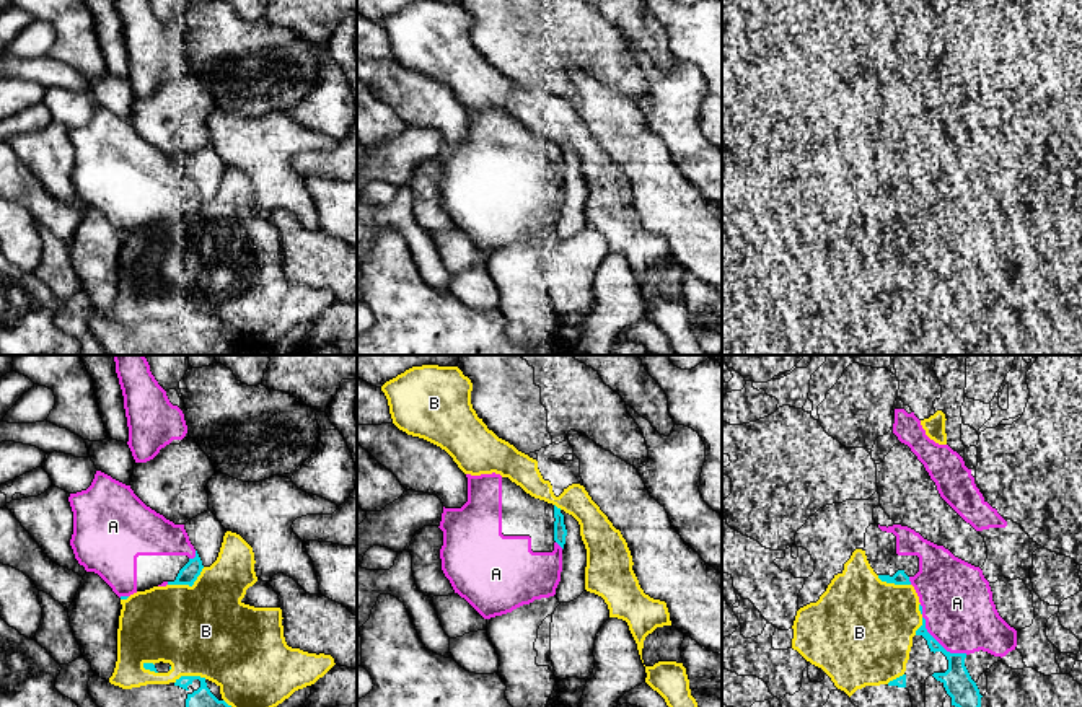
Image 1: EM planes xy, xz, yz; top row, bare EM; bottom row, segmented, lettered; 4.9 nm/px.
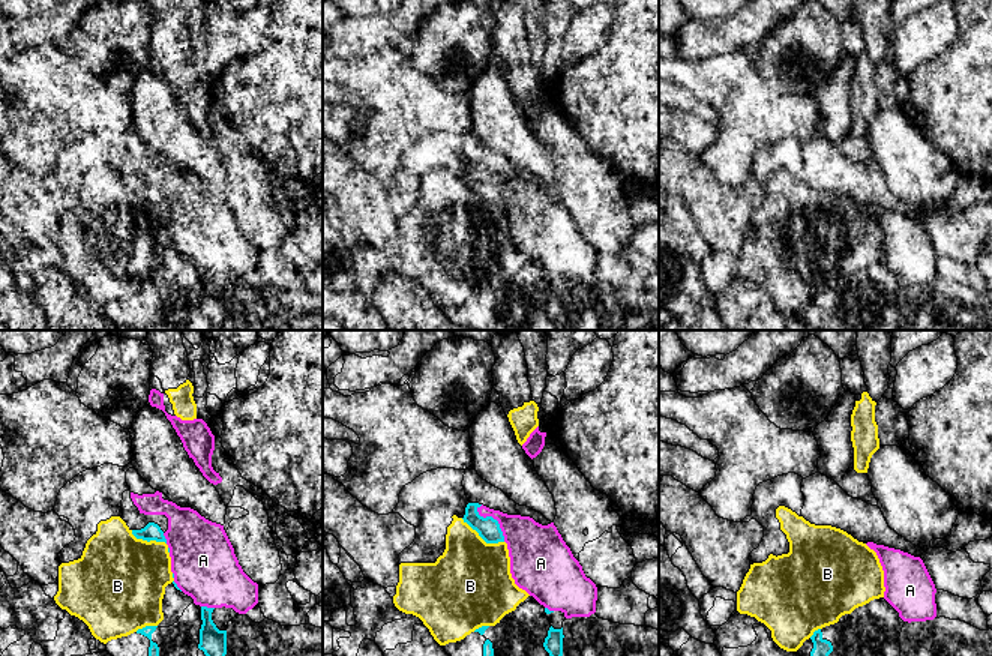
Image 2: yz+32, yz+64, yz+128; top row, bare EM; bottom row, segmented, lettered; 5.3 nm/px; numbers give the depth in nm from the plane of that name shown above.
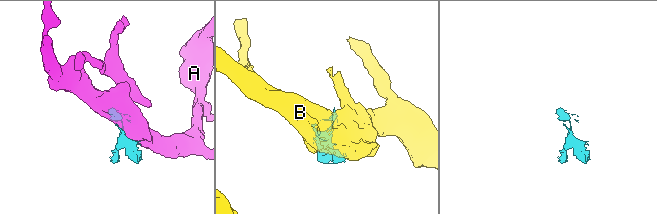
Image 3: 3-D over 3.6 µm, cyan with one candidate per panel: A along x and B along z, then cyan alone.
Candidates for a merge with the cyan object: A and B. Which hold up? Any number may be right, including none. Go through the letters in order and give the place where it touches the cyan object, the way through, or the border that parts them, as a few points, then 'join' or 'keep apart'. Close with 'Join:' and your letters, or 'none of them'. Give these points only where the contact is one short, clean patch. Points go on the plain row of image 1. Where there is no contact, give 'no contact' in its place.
A: contact yz (939, 279); join
B: contact xy (188, 219); keep apart
Join: A

